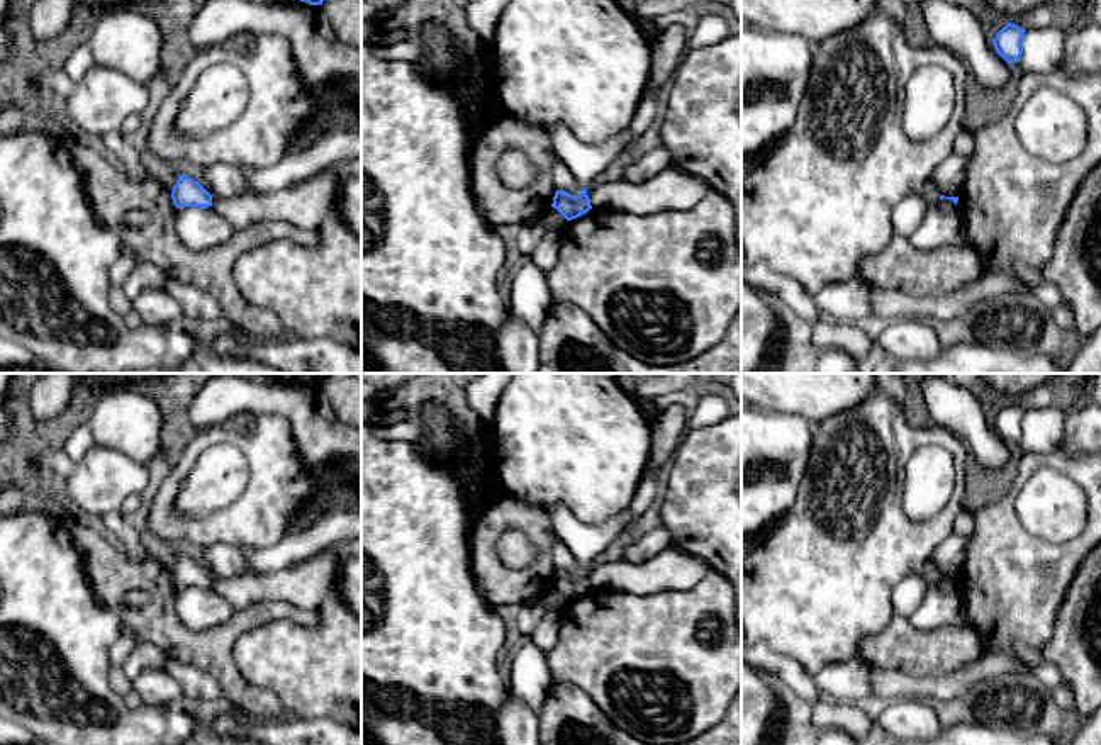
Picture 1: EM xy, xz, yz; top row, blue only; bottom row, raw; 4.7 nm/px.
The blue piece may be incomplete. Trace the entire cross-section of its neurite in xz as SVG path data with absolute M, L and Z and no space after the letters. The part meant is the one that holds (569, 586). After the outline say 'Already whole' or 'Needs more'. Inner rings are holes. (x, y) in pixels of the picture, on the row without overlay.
M584 569L577 577L568 572L556 570L551 587L556 589L567 601L577 599L592 589L587 569Z. Already whole

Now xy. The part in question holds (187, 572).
M178 555L178 560L171 570L173 585L182 587L202 587L212 585L212 575L193 558Z. Already whole

